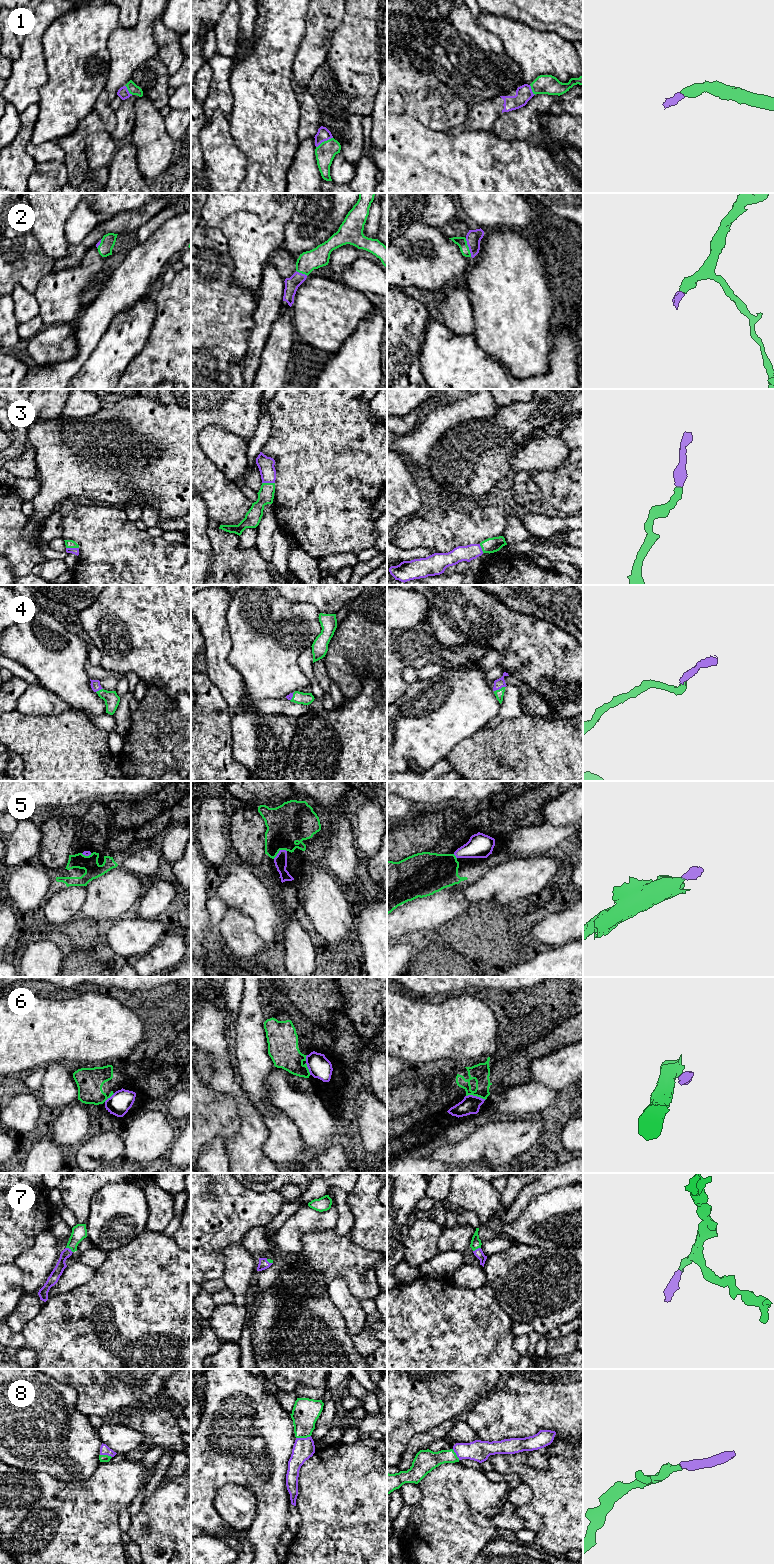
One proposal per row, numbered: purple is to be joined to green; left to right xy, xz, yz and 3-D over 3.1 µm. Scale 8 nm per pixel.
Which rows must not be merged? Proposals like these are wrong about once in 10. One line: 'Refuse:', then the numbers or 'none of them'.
Refuse: 6

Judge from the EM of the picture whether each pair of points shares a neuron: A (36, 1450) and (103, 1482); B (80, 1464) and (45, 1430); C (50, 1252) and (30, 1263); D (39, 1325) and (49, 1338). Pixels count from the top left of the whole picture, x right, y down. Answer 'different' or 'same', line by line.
A: different
B: same
C: same
D: same

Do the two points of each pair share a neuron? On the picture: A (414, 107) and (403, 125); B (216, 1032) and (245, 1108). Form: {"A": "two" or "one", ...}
{"A": "two", "B": "one"}

